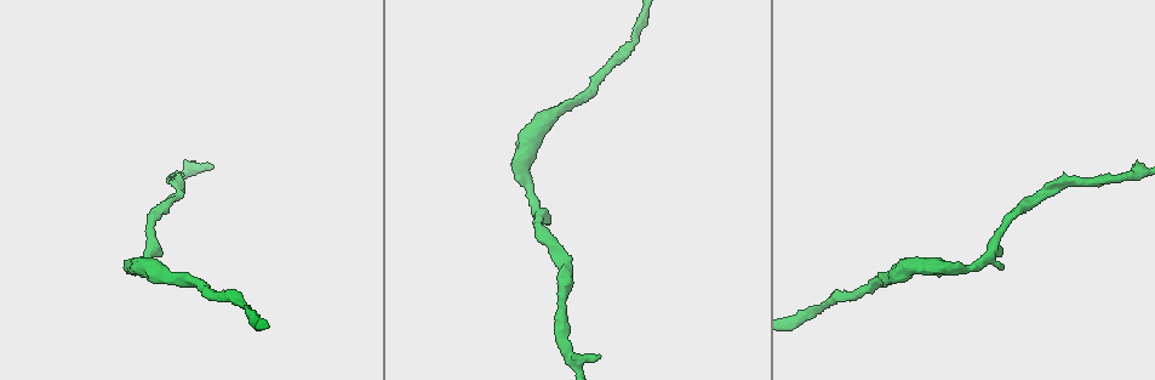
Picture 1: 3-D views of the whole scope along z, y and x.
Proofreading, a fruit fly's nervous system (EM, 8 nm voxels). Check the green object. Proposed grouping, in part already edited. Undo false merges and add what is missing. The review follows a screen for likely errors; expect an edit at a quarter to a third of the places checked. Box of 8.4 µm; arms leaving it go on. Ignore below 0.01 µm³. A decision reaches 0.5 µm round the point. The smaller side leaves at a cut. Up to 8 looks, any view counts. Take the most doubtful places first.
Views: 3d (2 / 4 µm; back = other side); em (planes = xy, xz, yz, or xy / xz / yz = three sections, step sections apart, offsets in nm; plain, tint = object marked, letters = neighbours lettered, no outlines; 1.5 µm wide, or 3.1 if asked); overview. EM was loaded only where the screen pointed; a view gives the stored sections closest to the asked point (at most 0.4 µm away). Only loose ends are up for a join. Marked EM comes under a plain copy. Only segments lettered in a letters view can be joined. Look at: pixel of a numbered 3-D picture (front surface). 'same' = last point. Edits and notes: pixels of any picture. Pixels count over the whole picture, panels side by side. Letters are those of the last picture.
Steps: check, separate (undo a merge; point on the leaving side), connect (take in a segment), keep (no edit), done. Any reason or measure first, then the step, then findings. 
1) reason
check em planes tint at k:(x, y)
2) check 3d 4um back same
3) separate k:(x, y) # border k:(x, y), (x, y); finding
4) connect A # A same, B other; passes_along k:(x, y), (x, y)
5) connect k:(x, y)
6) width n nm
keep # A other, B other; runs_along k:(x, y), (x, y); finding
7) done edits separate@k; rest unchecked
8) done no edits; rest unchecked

an open end
check 3d 2um at 1:(600, 358)

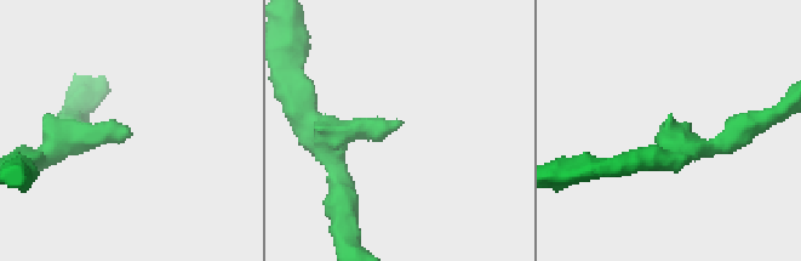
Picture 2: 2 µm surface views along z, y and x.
need the tissue
check em planes letters at 2:(397, 124)

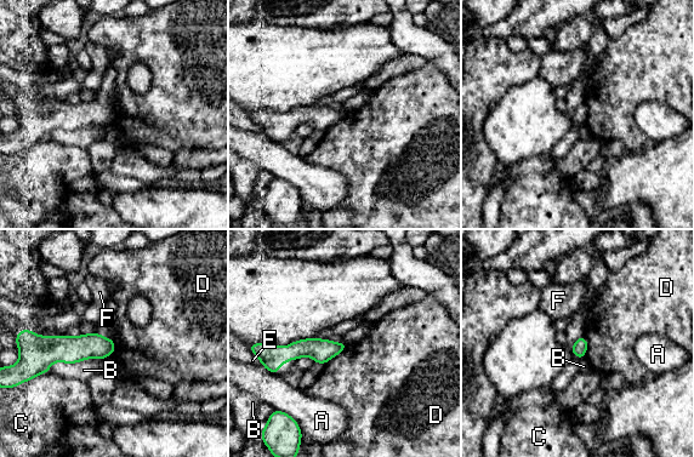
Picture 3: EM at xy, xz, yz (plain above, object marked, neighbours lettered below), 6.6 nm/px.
keep # A other, B other, C other, D other, E other, F other; border 3:(348, 346), (323, 364); no lettered segment goes on from it

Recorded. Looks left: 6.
free end
check em planes letters at 1:(1002, 267)

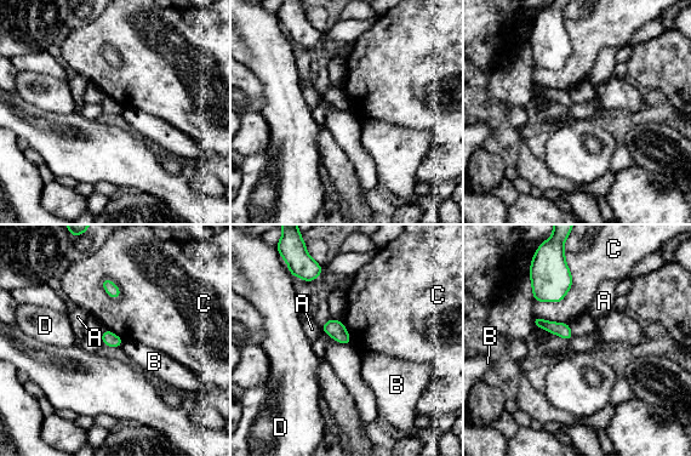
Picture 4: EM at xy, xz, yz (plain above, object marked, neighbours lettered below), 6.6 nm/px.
longest_contact C 360 nm
keep # A other, B other, C other, D other; border 4:(566, 260), (566, 295), (534, 302); none of them fits

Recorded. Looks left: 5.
narrows sharply
check 3d 2um back at 1:(246, 307)

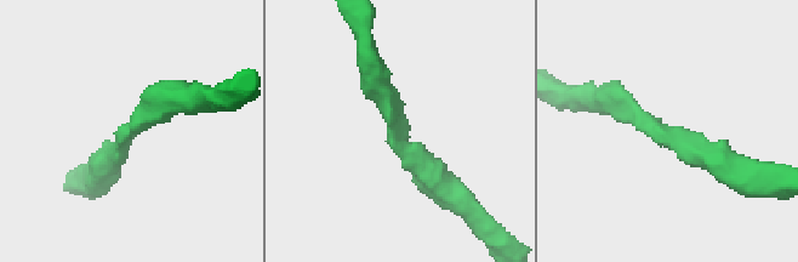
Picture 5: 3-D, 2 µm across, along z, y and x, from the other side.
arm_widths 200, 200 nm; shape alone is not enough
check em xy step 8 letters at 5:(396, 138)

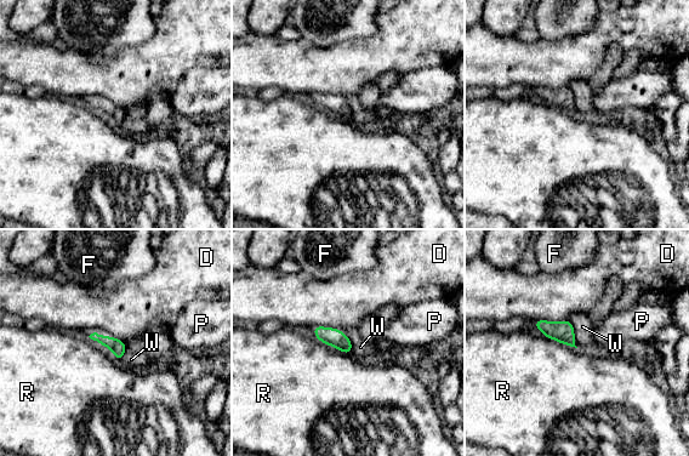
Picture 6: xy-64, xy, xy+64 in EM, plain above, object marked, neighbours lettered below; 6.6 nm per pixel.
longest_contact R 260 nm
keep # D other, F other, P other, R other, W other; border 6:(89, 335), (113, 336), (125, 345); one neuron here

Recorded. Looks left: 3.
done no edits; rest unchecked

